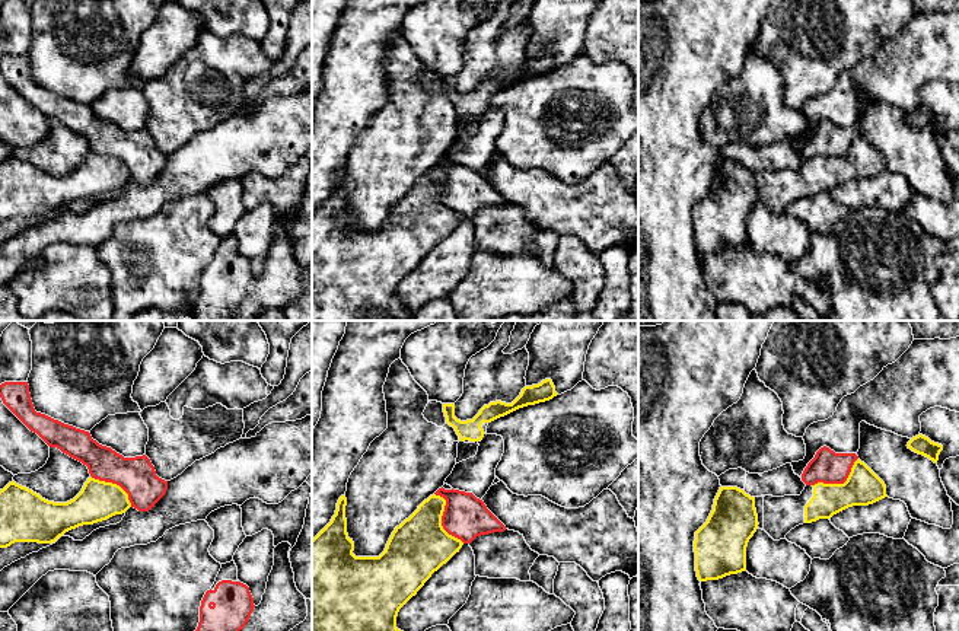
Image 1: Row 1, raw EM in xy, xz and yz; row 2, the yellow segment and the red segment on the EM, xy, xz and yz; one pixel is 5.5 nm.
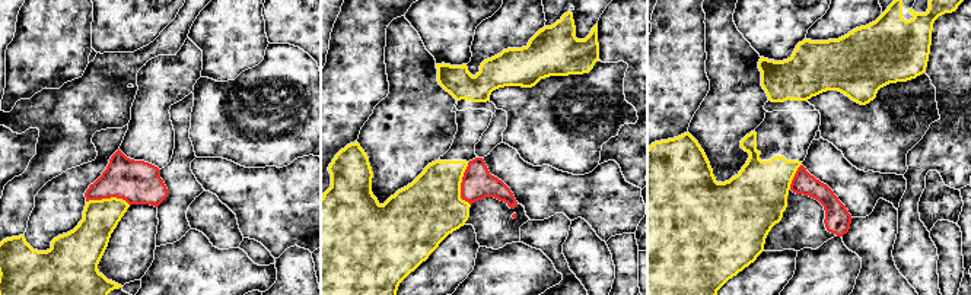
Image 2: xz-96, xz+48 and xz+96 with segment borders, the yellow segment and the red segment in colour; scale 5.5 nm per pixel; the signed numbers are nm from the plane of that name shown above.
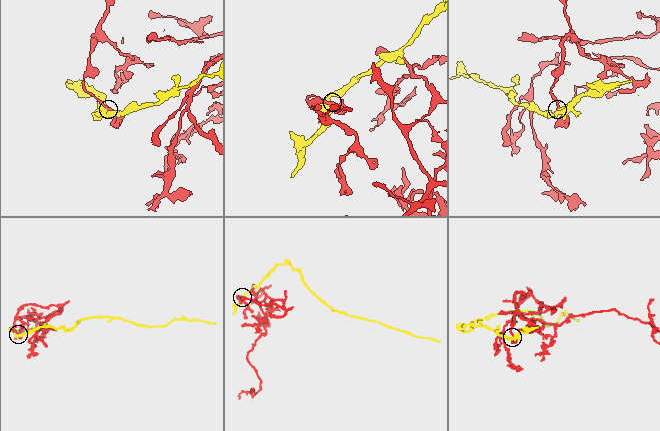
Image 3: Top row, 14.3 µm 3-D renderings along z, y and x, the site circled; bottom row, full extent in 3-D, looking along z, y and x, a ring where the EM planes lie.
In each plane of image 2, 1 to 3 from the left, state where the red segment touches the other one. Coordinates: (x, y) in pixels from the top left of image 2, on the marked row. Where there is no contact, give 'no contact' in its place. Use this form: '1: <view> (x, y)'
1: xz-96 (108, 199)
2: xz+48 (459, 184)
3: xz+96 (793, 175)

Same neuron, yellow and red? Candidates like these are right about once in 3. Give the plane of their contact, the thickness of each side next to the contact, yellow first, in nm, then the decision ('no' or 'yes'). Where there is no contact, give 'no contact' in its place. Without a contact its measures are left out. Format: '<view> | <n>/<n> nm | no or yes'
xz | 320/240 nm | no

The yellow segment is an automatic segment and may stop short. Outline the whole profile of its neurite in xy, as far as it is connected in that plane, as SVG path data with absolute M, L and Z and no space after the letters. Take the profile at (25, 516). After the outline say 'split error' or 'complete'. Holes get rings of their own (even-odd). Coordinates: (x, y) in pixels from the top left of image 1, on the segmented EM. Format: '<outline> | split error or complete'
M92 477L67 503L48 501L12 481L0 490L0 548L15 542L52 544L71 529L122 514L130 507L120 485Z | complete

